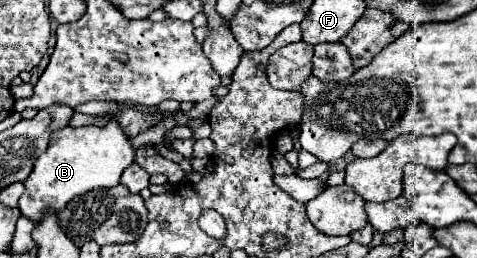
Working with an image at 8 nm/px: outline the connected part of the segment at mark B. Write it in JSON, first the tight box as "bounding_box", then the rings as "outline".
{"bounding_box":[18,111,136,221],"outline":[[[110,111],[108,115],[110,121],[104,127],[84,125],[74,129],[68,125],[50,135],[48,149],[36,159],[30,177],[24,181],[26,191],[18,203],[18,209],[24,217],[40,221],[48,215],[48,209],[60,213],[76,195],[98,187],[114,187],[120,183],[122,171],[134,163],[136,149],[130,145],[130,137],[114,119],[116,113]]]}

